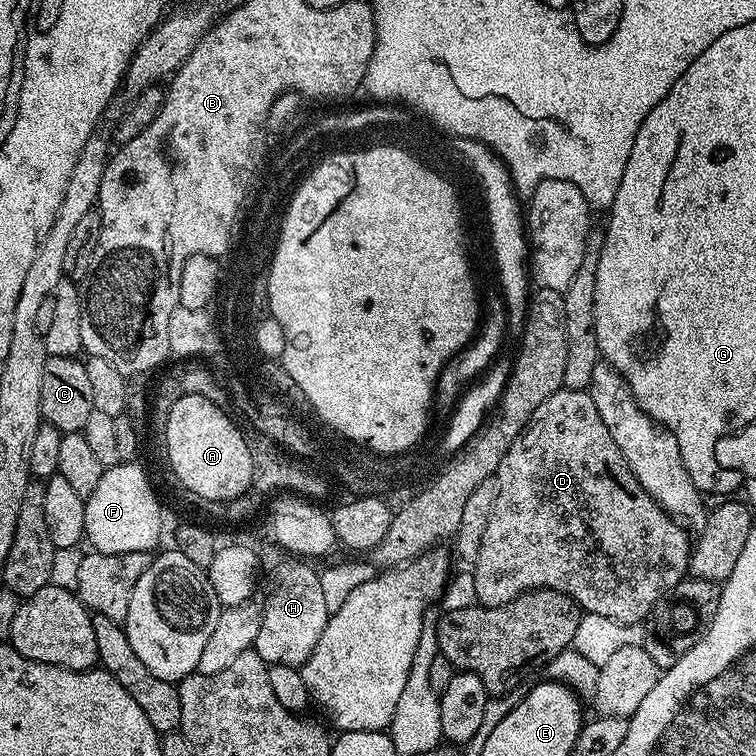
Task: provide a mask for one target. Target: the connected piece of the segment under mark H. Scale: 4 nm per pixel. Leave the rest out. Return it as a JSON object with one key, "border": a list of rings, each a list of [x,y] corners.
{"border":[[[294,558],[289,561],[278,565],[268,580],[268,597],[262,600],[262,626],[254,651],[269,666],[282,664],[285,668],[299,669],[314,654],[330,613],[322,595],[320,572],[306,565],[309,563]]]}

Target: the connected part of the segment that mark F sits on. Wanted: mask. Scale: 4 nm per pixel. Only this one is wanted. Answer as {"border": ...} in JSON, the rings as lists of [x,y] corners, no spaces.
{"border":[[[121,462],[114,465],[112,468],[104,469],[102,478],[98,482],[98,490],[94,490],[92,496],[87,497],[84,509],[86,510],[86,530],[84,535],[86,537],[87,543],[92,543],[91,547],[97,552],[105,552],[106,554],[126,554],[127,552],[146,552],[151,553],[153,551],[152,547],[160,540],[160,531],[164,528],[164,520],[160,517],[160,500],[156,497],[156,492],[152,489],[152,484],[148,481],[148,476],[139,468],[139,463],[136,462]]]}

